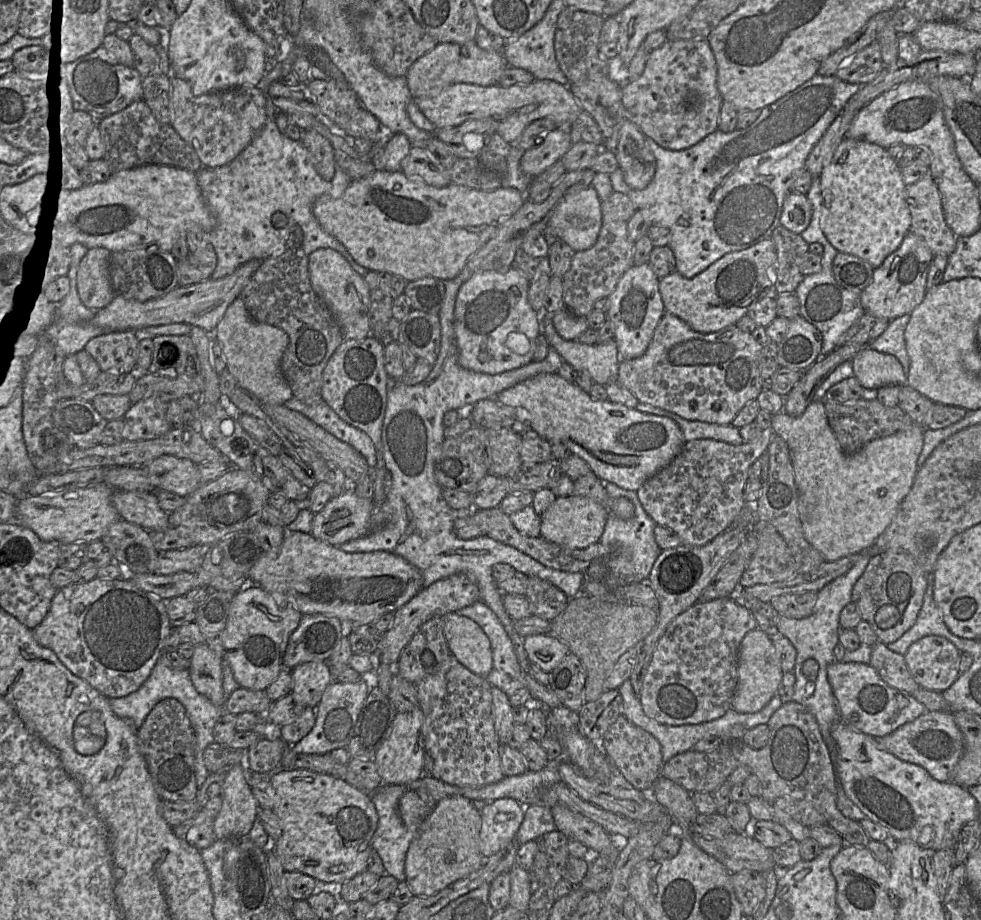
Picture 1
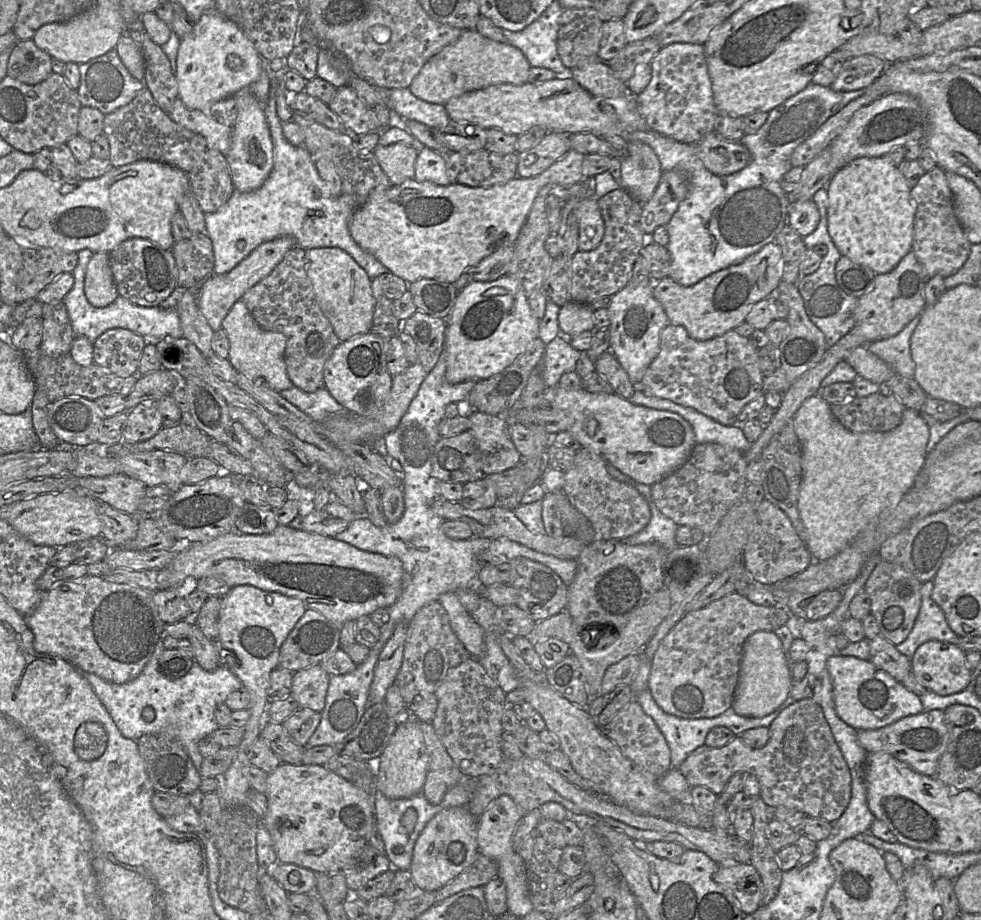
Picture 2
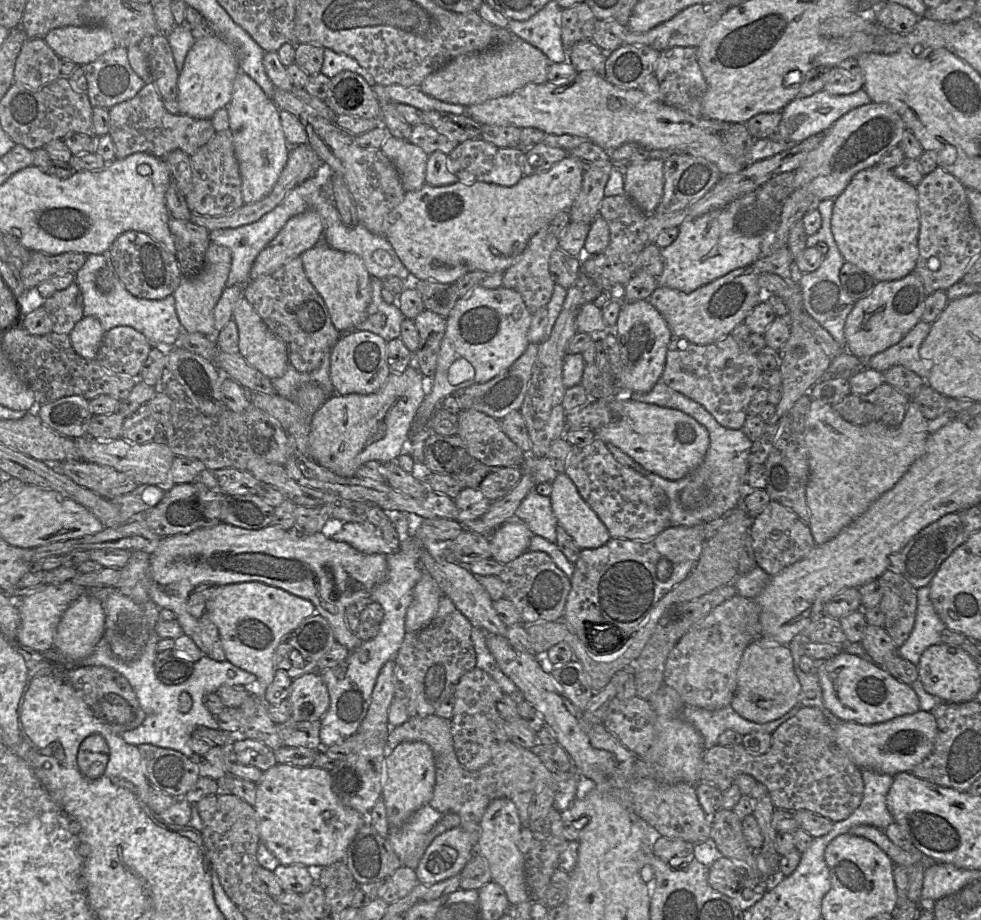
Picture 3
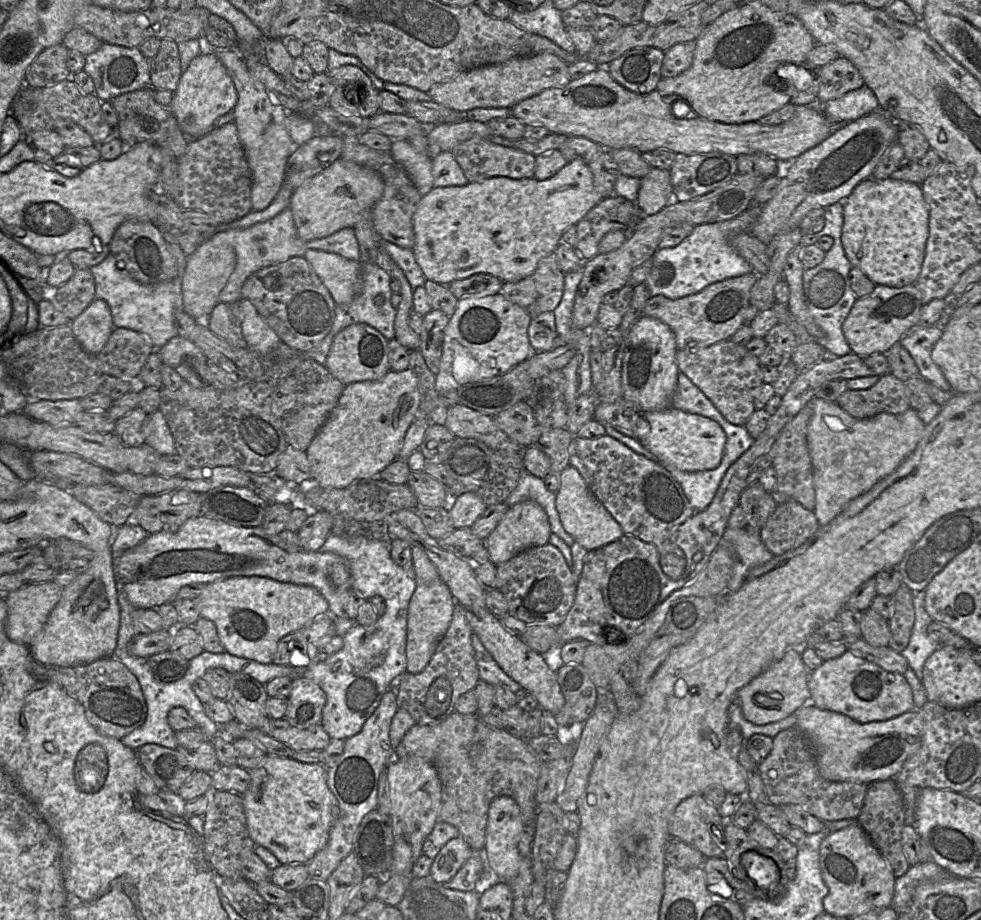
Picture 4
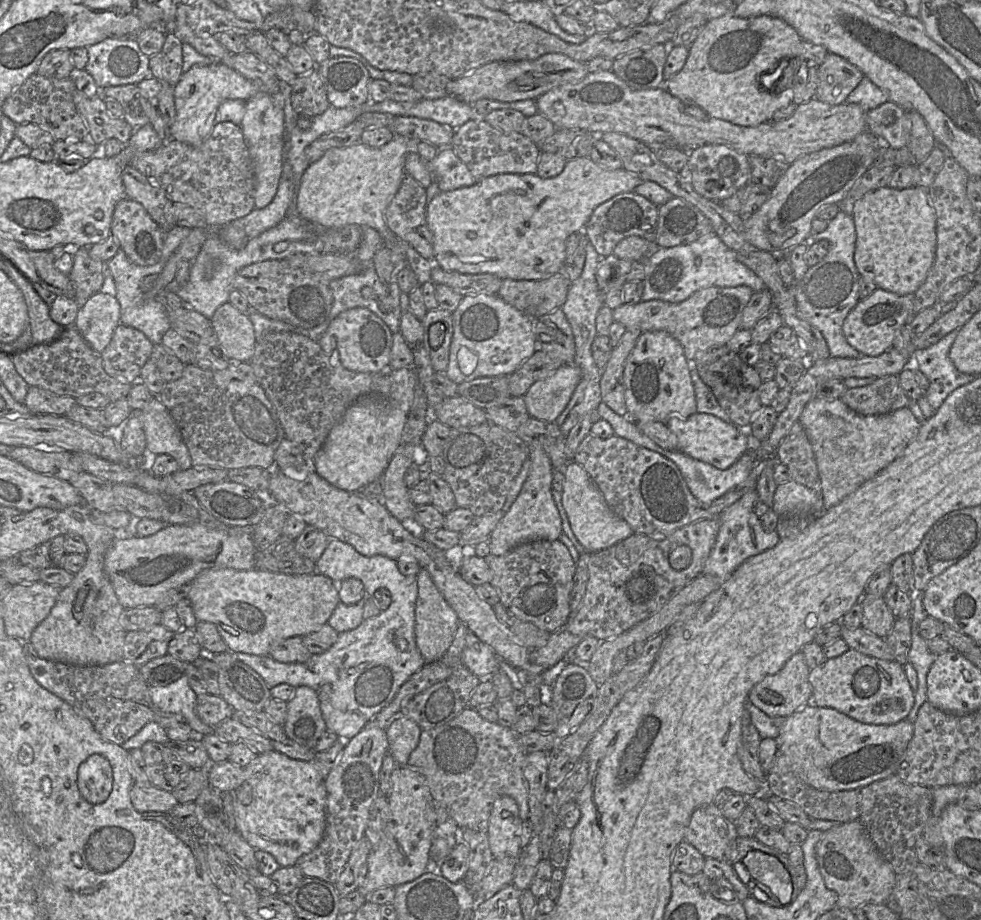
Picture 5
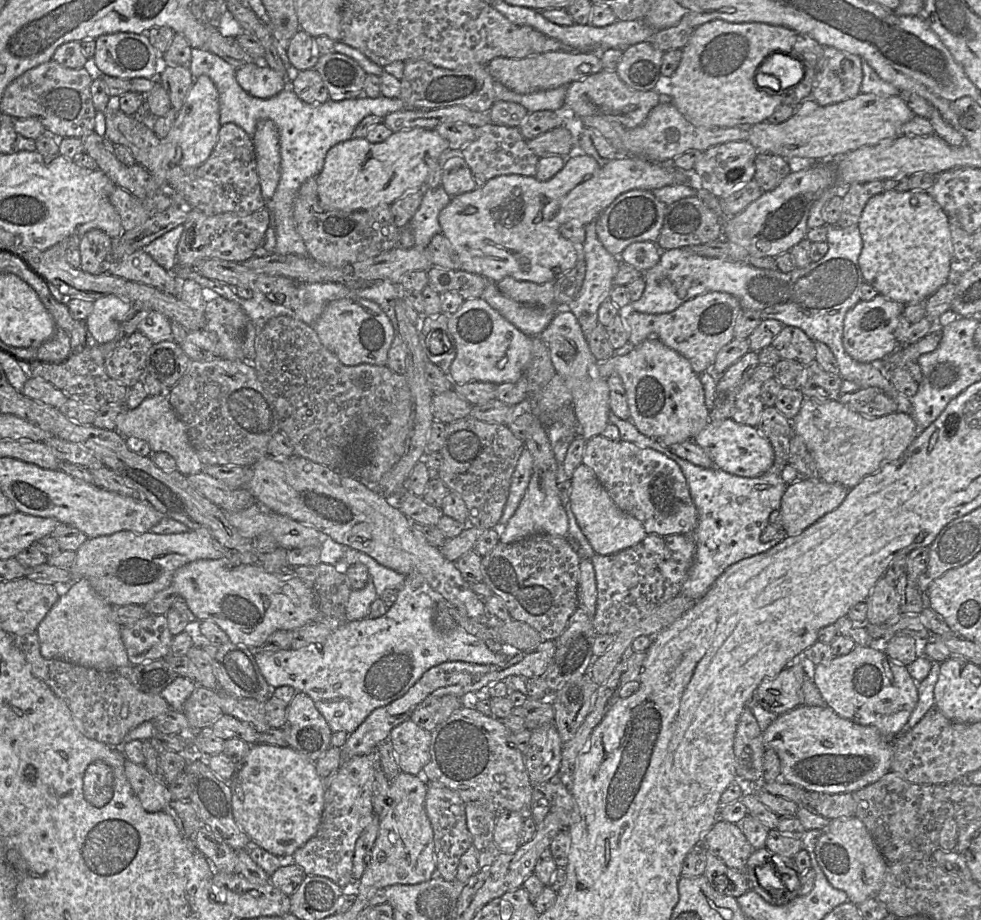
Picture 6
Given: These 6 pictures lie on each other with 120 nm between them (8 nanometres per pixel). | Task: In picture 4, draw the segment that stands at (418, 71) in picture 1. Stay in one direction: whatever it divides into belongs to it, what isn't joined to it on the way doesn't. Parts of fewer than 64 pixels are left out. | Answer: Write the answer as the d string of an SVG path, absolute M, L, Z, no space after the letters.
M543 52L463 71L449 81L432 85L427 93L433 102L464 114L474 108L510 109L522 100L546 89L565 86L570 81L568 64L554 54Z

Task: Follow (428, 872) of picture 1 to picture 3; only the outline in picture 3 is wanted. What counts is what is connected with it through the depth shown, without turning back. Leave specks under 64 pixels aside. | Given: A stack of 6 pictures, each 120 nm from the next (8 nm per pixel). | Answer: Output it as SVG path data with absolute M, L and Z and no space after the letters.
M461 826L437 836L414 870L419 883L432 885L459 875L474 851L470 834Z

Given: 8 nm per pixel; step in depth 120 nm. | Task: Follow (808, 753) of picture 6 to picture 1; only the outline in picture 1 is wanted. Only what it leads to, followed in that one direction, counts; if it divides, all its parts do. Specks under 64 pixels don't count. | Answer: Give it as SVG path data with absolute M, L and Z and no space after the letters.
M926 711L892 733L877 738L878 742L899 759L922 766L937 781L949 782L952 771L964 751L963 735L949 711Z

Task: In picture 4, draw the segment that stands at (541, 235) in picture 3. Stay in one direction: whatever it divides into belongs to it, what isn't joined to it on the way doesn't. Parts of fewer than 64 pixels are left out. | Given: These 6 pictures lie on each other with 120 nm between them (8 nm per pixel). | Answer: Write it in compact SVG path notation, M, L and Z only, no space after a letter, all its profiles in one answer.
M553 252L538 263L530 276L516 282L504 282L499 293L535 318L543 312L554 311L559 305L564 275Z

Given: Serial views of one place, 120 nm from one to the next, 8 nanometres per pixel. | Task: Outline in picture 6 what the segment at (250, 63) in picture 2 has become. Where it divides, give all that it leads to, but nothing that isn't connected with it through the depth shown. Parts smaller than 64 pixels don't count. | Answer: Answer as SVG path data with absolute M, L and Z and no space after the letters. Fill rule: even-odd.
M252 63L242 68L236 68L238 84L250 95L268 99L288 88L287 79L267 66L257 66ZM206 76L197 77L190 87L182 107L177 113L174 124L166 140L175 145L175 157L170 165L177 165L185 173L200 167L212 153L221 127L219 94L215 84Z

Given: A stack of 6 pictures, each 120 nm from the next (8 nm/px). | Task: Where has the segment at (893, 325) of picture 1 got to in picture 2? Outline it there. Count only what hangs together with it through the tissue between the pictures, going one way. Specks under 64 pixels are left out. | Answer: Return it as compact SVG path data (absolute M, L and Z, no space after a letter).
M917 315L895 336L877 340L865 346L885 361L895 373L913 378L915 363L911 358L910 339L920 319L921 315Z

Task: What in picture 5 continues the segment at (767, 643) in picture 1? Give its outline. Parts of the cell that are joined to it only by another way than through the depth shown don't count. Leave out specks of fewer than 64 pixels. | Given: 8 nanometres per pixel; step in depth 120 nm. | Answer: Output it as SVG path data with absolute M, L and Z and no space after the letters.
M796 652L779 672L759 681L748 700L770 717L787 717L812 702L809 671L802 652Z

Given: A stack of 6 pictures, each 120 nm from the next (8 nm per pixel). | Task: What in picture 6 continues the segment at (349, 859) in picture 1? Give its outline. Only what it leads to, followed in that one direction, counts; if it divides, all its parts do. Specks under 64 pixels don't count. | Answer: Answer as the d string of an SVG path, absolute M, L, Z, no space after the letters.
M266 743L252 745L250 752L236 762L236 772L229 785L234 818L256 846L287 860L316 835L324 810L326 788L317 773L315 761L292 747Z

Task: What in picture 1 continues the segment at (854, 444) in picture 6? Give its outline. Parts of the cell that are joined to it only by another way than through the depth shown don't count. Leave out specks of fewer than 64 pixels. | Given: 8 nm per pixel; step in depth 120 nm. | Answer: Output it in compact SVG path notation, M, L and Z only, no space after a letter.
M812 401L798 417L791 417L784 412L778 412L771 417L771 428L775 435L780 436L788 445L794 469L795 485L798 494L798 511L802 523L802 530L806 540L817 549L826 561L833 561L848 555L858 555L874 547L877 538L892 522L901 502L910 491L918 472L917 460L923 448L924 428L915 424L906 431L901 431L890 436L878 438L865 444L858 451L847 454L841 449L832 429L829 426L827 415L822 401Z

